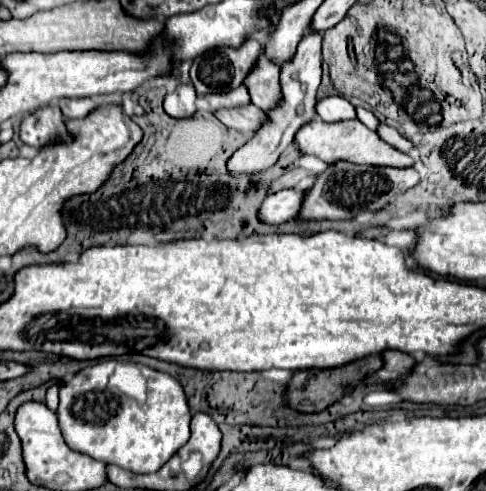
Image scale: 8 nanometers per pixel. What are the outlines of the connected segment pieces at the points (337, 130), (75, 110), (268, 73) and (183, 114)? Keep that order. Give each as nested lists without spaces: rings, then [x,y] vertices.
[[[311,120],[309,124],[301,126],[295,136],[295,146],[301,154],[315,154],[323,162],[331,164],[335,160],[347,160],[355,164],[371,164],[371,166],[393,166],[393,168],[407,168],[413,166],[413,160],[399,152],[397,148],[383,142],[377,132],[365,128],[359,120],[339,120],[339,122],[323,122],[323,120]]]
[[[61,98],[59,106],[65,118],[85,118],[95,108],[95,102],[91,98]]]
[[[261,52],[257,58],[257,64],[253,66],[253,72],[245,76],[245,86],[251,94],[251,102],[261,108],[273,108],[281,100],[281,90],[279,90],[279,64],[271,64],[271,60]]]
[[[179,84],[171,94],[165,96],[163,108],[173,118],[189,118],[195,114],[195,88],[193,84]]]

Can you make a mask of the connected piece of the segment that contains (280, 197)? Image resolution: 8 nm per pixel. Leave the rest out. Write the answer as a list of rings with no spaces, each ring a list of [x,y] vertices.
[[[281,190],[267,196],[257,212],[257,218],[263,220],[263,224],[283,224],[287,220],[293,220],[293,216],[297,216],[301,210],[303,194],[305,192],[299,190]]]

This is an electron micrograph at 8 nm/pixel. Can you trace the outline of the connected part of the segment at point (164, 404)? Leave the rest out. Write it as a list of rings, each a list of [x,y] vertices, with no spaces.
[[[103,362],[99,364],[99,368],[95,364],[75,374],[59,390],[61,402],[57,418],[65,442],[69,444],[69,448],[81,454],[87,454],[105,464],[121,466],[135,474],[157,472],[189,440],[191,412],[185,392],[173,376],[141,366],[141,374],[147,380],[147,398],[145,402],[127,400],[123,396],[115,396],[117,392],[113,390],[105,390],[109,374],[111,362]]]

